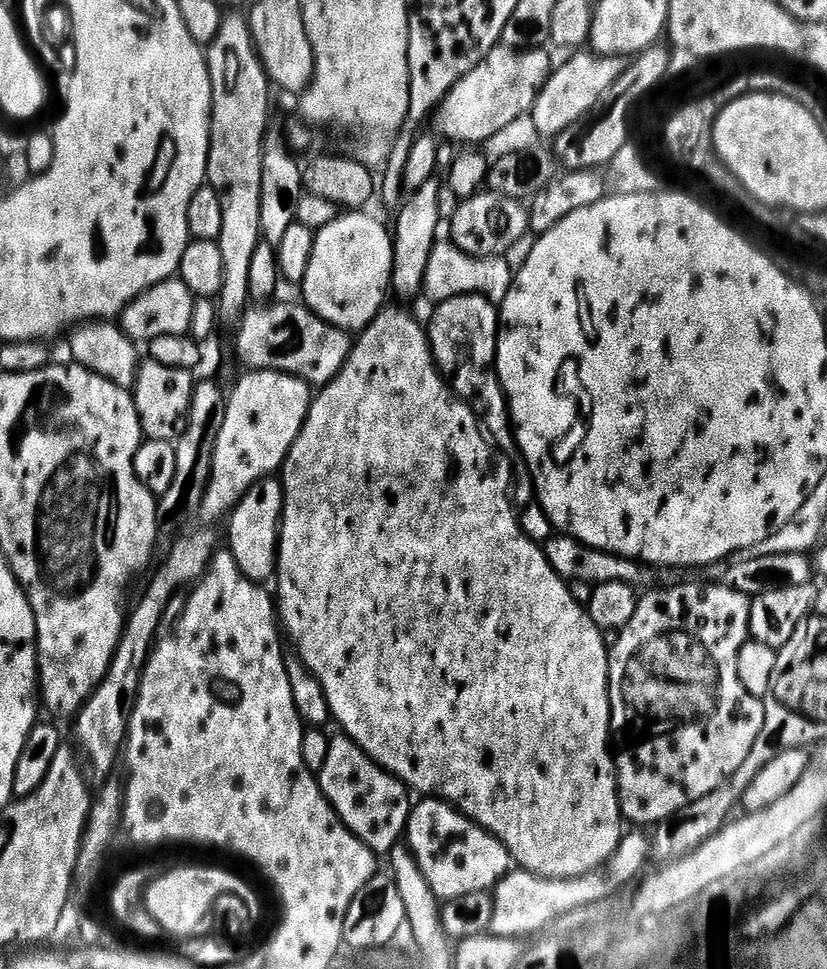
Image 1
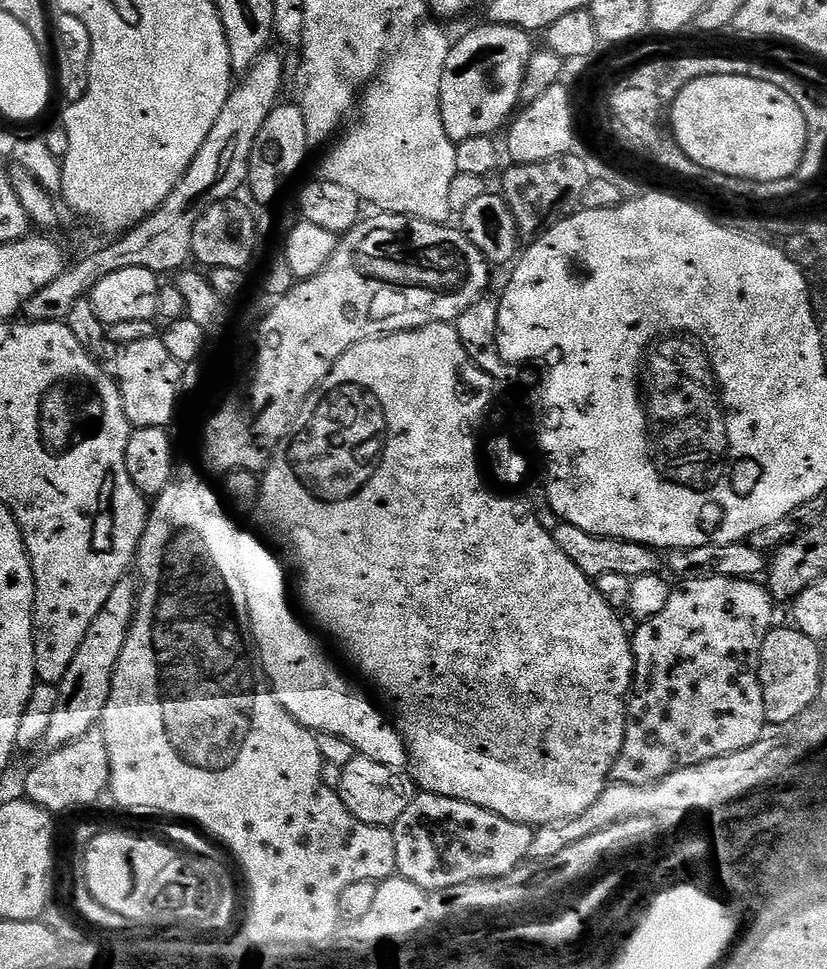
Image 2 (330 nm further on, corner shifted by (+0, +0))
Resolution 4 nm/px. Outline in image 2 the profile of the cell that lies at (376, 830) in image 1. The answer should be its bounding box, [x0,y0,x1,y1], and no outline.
[339,754,418,828]

